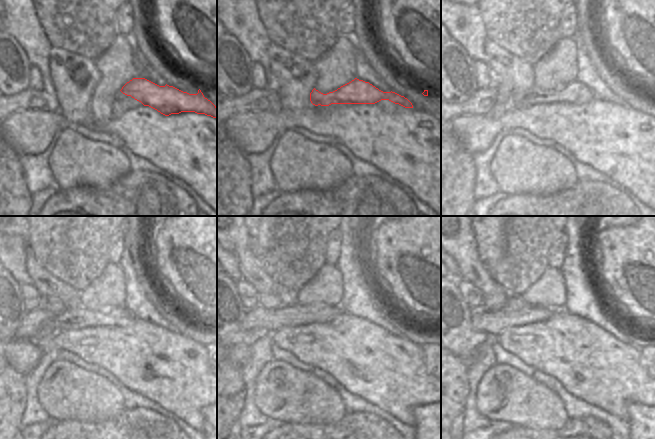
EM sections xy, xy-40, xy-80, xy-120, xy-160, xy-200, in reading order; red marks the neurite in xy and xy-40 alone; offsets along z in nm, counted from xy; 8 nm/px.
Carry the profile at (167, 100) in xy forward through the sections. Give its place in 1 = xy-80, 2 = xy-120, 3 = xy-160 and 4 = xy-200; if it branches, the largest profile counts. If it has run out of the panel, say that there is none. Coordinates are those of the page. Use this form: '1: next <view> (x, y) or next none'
1: next xy-80 (574, 92)
2: next xy-120 (78, 318)
3: next xy-160 (299, 314)
4: next xy-200 (493, 322)

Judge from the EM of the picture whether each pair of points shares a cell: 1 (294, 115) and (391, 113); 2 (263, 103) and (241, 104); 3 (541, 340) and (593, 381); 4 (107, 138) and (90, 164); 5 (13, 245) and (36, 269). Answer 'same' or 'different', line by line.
1: same
2: same
3: same
4: different
5: different

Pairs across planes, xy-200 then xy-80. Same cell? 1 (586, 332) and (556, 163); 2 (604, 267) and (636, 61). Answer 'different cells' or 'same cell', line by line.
1: different cells
2: same cell

